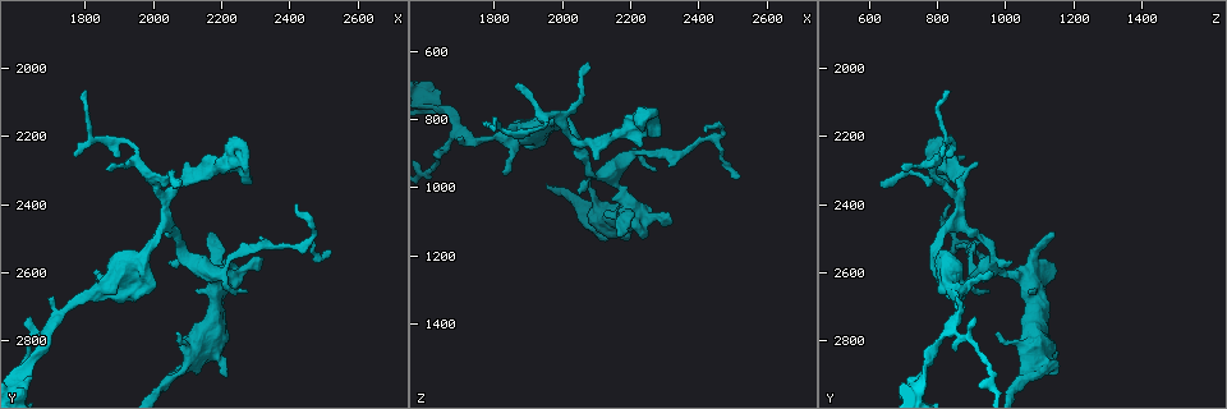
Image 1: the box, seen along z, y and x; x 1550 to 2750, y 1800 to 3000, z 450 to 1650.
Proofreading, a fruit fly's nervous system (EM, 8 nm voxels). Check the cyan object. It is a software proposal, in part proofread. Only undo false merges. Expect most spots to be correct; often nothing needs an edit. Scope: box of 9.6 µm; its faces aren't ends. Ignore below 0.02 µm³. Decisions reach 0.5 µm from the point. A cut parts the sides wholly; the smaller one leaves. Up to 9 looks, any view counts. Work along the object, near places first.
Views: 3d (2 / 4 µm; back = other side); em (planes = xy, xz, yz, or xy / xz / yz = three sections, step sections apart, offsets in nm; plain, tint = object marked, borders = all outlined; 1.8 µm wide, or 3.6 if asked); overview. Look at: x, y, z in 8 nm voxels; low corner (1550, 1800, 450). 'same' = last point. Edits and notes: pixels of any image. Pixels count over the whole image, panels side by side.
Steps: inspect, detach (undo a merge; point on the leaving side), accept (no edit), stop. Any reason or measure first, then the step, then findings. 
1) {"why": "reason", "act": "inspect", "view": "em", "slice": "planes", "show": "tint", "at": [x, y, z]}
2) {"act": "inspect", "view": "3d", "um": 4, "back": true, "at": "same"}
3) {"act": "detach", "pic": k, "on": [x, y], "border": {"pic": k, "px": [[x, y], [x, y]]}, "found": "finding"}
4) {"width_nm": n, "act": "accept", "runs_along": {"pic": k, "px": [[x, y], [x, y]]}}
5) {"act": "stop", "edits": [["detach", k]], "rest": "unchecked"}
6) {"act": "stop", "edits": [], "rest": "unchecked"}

{"why": "arms part here", "act": "inspect", "view": "em", "slice": "xy", "step": 16, "show": "tint", "at": [1680, 2770, 840]}

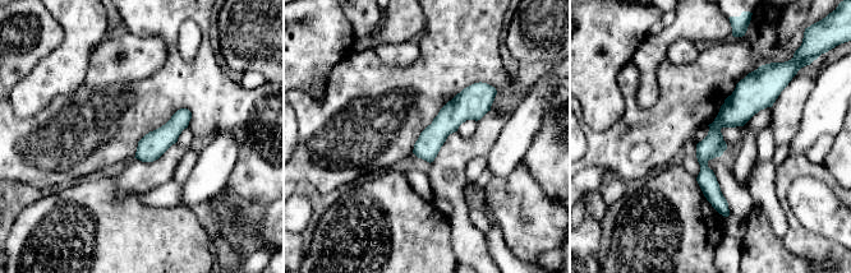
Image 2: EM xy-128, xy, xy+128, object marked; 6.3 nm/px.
{"why": "another direction", "act": "inspect", "view": "em", "slice": "planes", "show": "tint", "at": "same"}

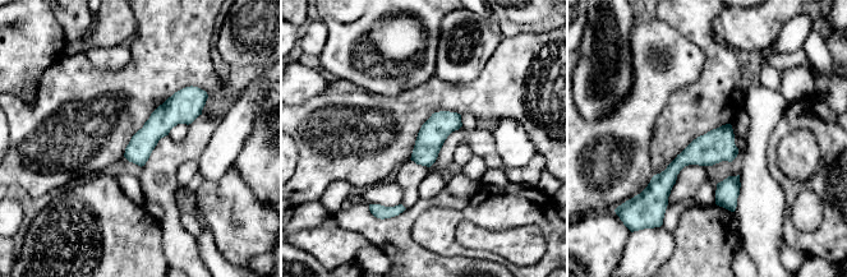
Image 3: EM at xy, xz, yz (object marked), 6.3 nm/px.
{"width_nm": 160, "act": "accept", "runs_along": {"pic": 3, "px": [[728, 128], [652, 190]]}, "found": "one cell here"}

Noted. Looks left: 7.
{"why": "sharp bend", "act": "inspect", "view": "3d", "um": 4, "at": [2110, 2850, 1080]}

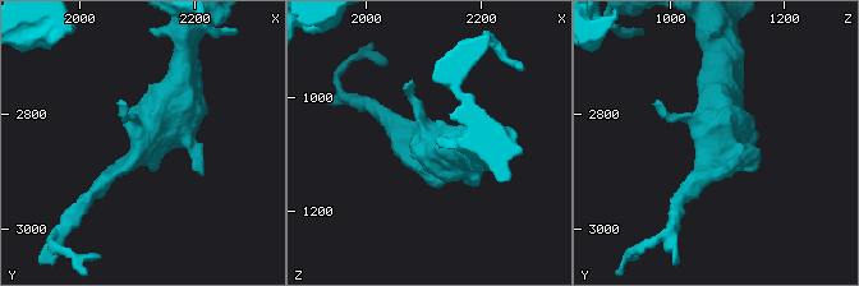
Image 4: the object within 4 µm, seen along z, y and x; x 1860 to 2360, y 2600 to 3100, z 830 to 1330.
{"why": "now the EM", "act": "inspect", "view": "em", "um": 3.6, "slice": "planes", "show": "borders", "at": [2110, 2845, 1080]}

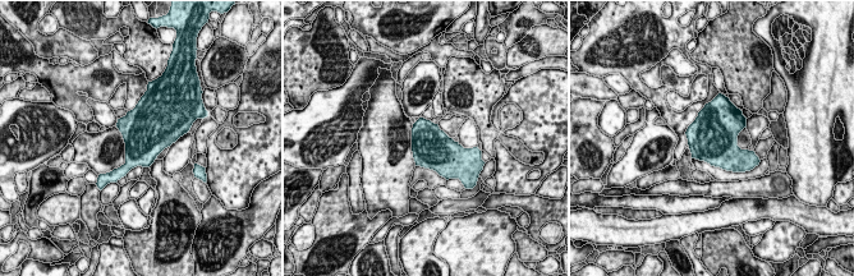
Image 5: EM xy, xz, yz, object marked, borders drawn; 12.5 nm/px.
{"act": "accept", "found": "one cell here"}

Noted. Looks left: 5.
{"why": "thin neck", "act": "inspect", "view": "em", "um": 3.6, "slice": "xz", "step": 8, "show": "borders", "at": [2190, 2630, 1080]}

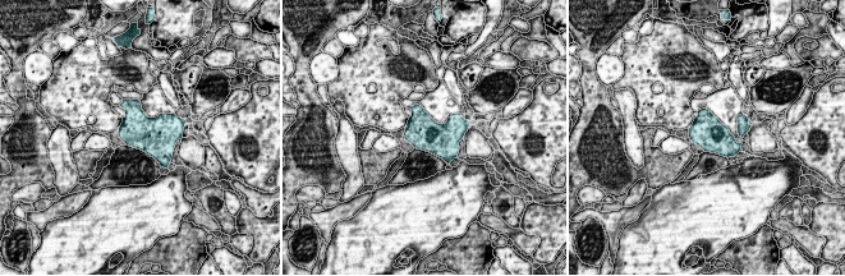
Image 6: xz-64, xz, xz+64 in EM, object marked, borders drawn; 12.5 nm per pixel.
{"width_nm": 420, "act": "accept", "found": "continuous, no second cell"}

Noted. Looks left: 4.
{"why": "abrupt turn", "act": "inspect", "view": "3d", "um": 4, "at": [2230, 2280, 810]}

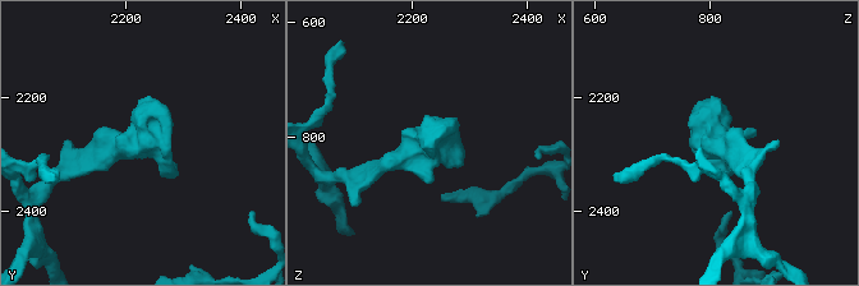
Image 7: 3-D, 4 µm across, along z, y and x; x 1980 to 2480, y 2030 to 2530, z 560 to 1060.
{"why": "now the EM", "act": "inspect", "view": "em", "slice": "planes", "show": "plain", "at": [2220, 2280, 800]}

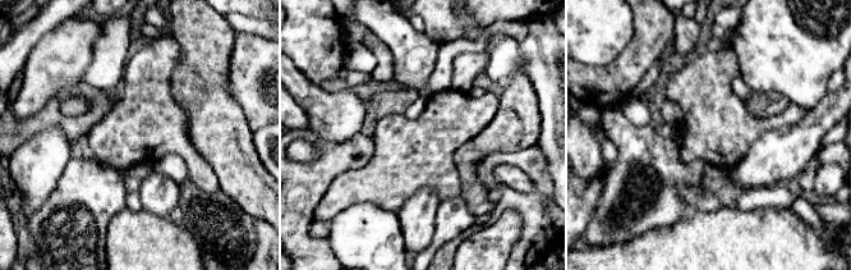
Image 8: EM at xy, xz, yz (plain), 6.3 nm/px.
{"why": "where the object lies", "act": "inspect", "view": "em", "slice": "planes", "show": "tint", "at": "same"}

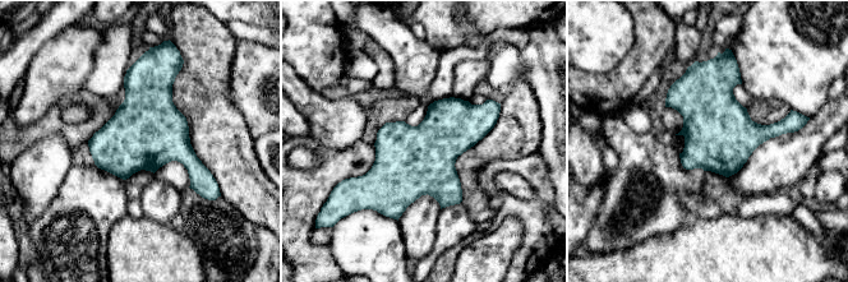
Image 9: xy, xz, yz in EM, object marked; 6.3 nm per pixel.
{"width_nm": 440, "act": "accept", "found": "continuous, no second cell"}

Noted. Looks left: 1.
{"act": "stop", "edits": [], "rest": "unchecked"}

